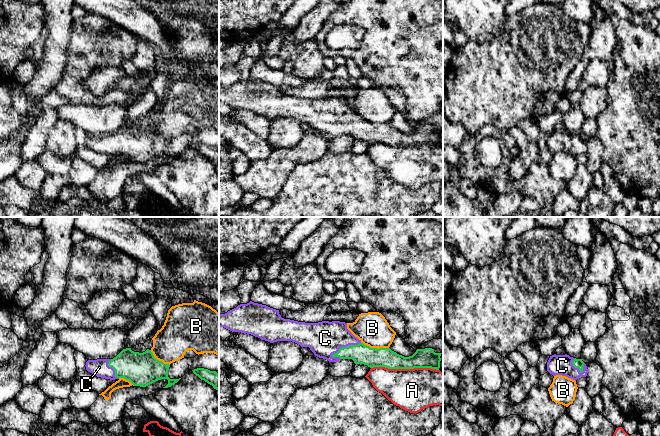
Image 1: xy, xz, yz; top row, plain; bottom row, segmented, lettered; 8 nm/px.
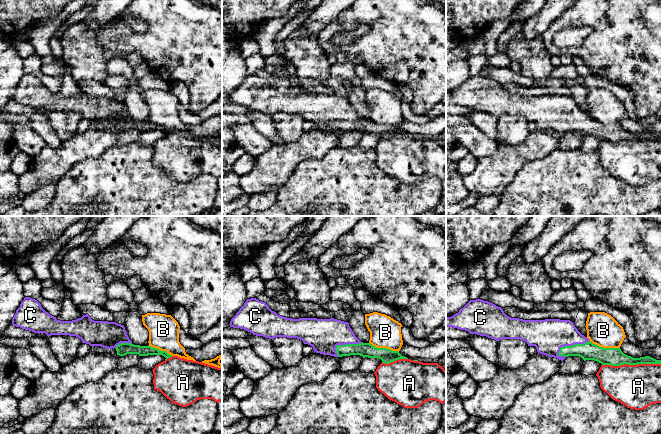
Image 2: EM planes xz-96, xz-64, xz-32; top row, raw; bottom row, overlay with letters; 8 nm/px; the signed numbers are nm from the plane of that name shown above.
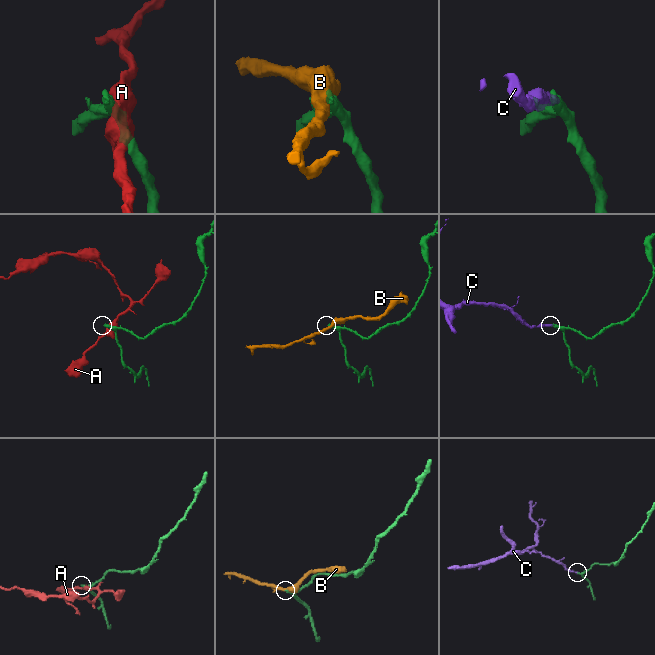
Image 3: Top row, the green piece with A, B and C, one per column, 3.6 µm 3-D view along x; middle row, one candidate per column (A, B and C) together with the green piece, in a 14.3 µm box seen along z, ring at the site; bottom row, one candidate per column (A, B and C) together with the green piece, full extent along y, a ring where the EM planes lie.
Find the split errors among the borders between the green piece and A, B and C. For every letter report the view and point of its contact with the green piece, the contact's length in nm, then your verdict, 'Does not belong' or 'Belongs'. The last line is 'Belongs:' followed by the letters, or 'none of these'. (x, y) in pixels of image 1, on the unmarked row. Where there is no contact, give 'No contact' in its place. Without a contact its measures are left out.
A: Touches green at xz (405, 144). Shared border 550 nm. Does not belong
B: Touches green at xz (375, 124). Shared border 220 nm. Does not belong
C: Touches green at xz (345, 123). Shared border 260 nm. Belongs
Belongs: C

